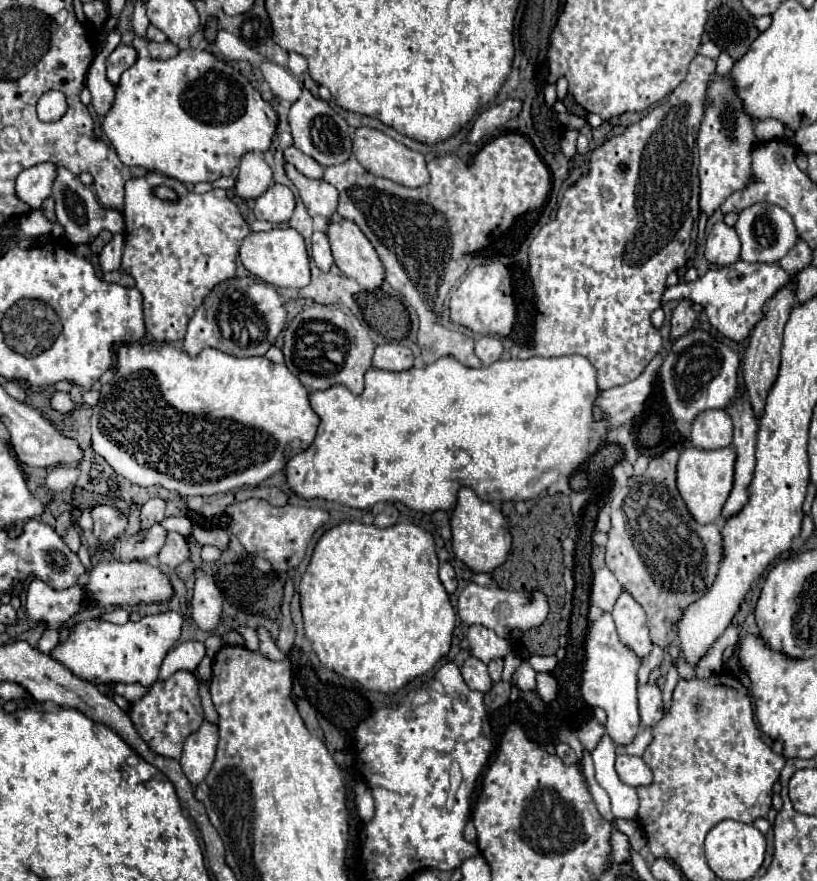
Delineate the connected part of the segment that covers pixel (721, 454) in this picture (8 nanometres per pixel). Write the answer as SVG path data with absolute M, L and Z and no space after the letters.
M688 446L682 450L678 460L678 490L696 522L710 524L716 522L716 518L720 518L722 506L728 500L734 486L734 462L736 462L734 446L718 450L700 450Z

